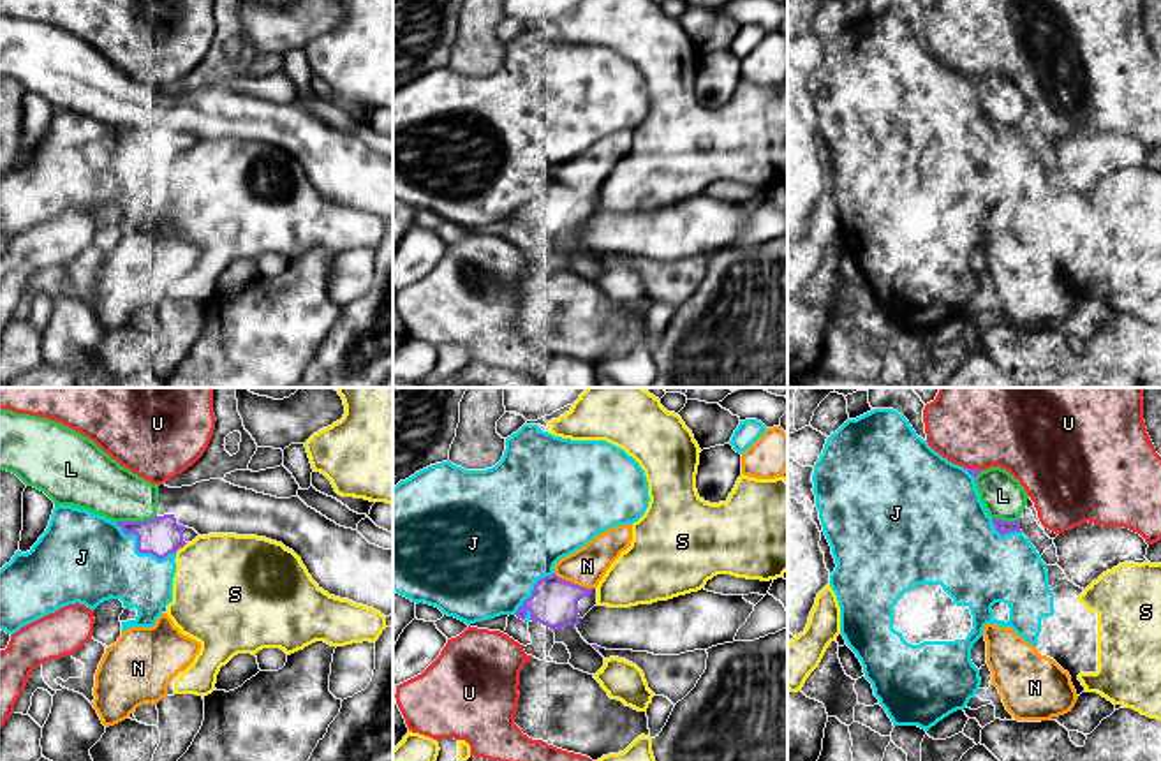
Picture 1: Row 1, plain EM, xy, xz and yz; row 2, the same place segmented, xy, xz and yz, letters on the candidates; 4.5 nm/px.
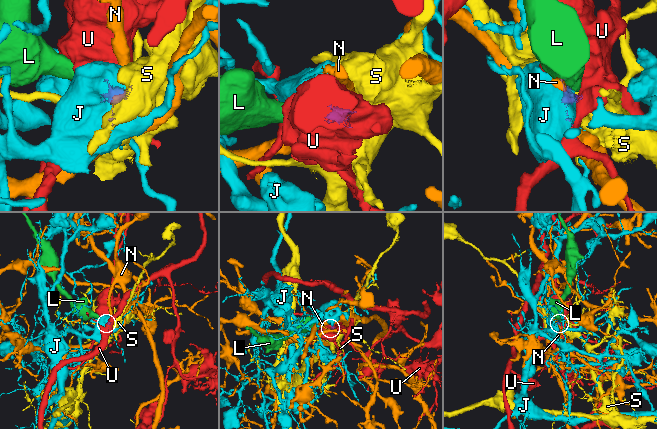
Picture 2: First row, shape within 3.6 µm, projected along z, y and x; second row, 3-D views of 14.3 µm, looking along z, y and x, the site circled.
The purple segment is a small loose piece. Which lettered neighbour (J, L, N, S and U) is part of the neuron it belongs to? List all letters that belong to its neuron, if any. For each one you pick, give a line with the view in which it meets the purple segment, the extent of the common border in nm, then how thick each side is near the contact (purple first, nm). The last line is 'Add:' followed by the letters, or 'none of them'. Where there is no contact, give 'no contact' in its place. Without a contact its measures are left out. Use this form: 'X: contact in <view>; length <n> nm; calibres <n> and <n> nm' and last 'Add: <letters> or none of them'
L: contact in xy; length 200 nm; calibres 180 and 260 nm
Add: L

